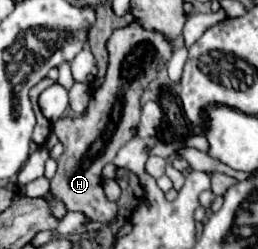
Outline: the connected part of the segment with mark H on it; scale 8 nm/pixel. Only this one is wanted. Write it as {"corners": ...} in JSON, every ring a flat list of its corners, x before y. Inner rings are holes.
{"corners":[[134,21,112,33,108,51,110,63,106,79,102,87,92,93,84,117,60,117,52,125,52,133,64,145,64,155,58,159,58,171,50,181,50,193,64,201,68,211,80,211,102,225,110,223,118,213,118,205,110,201,102,189,102,167,110,163,118,149,136,135,140,121,140,95,148,83,156,79,158,67,166,65,170,59,172,45,164,35,148,31]]}

